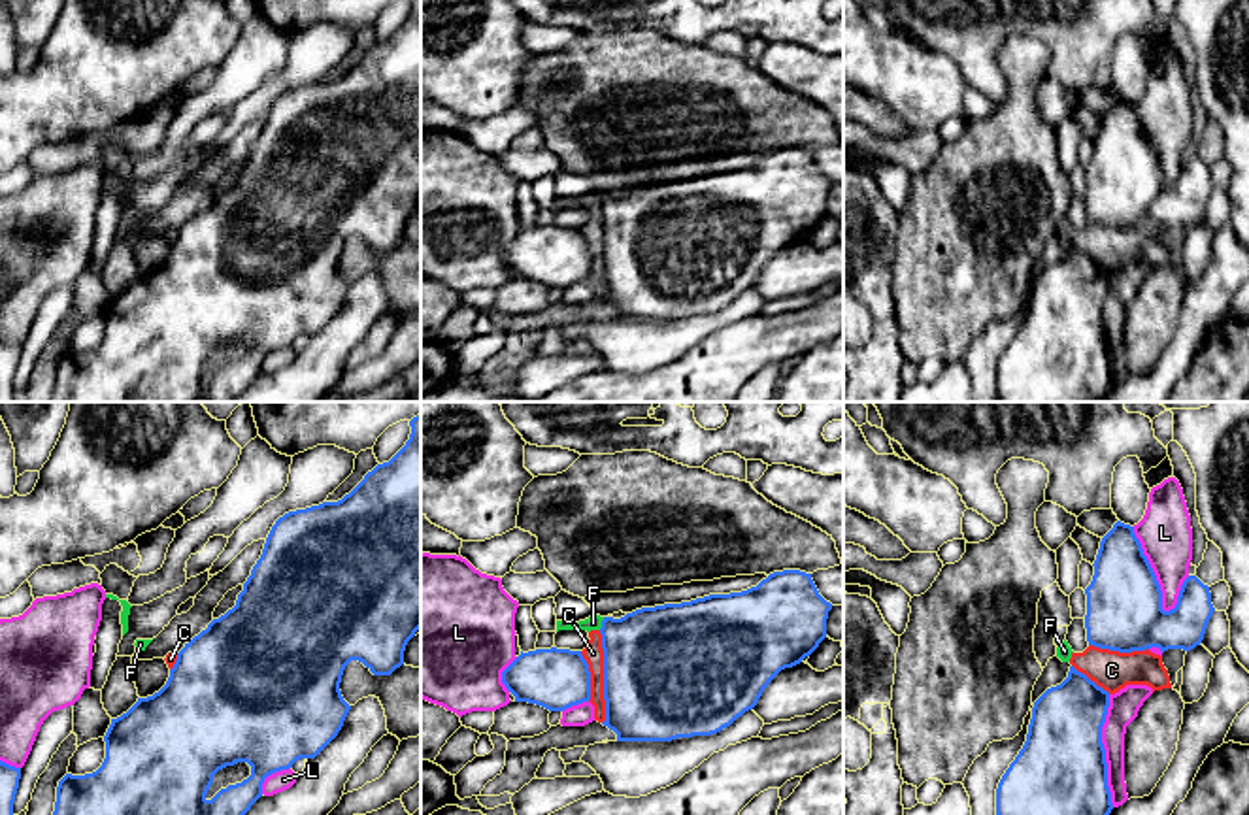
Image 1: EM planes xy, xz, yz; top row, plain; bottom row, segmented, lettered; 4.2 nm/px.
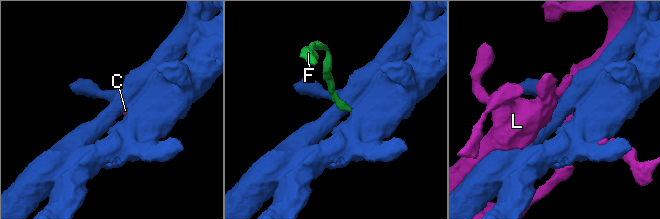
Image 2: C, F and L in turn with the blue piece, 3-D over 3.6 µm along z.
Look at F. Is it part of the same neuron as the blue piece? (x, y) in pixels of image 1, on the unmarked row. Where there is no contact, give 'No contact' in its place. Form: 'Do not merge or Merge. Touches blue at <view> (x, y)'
Do not merge. Touches blue at xz (602, 200)

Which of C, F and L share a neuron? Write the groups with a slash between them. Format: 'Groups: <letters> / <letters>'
Groups: C F / L

